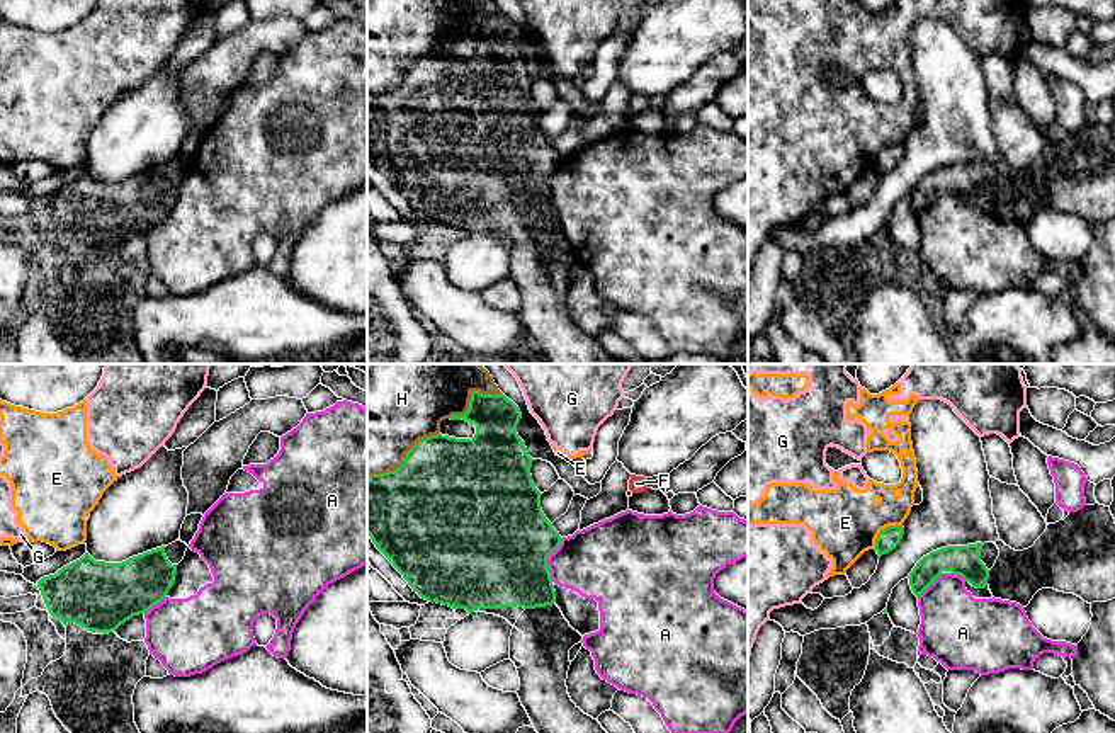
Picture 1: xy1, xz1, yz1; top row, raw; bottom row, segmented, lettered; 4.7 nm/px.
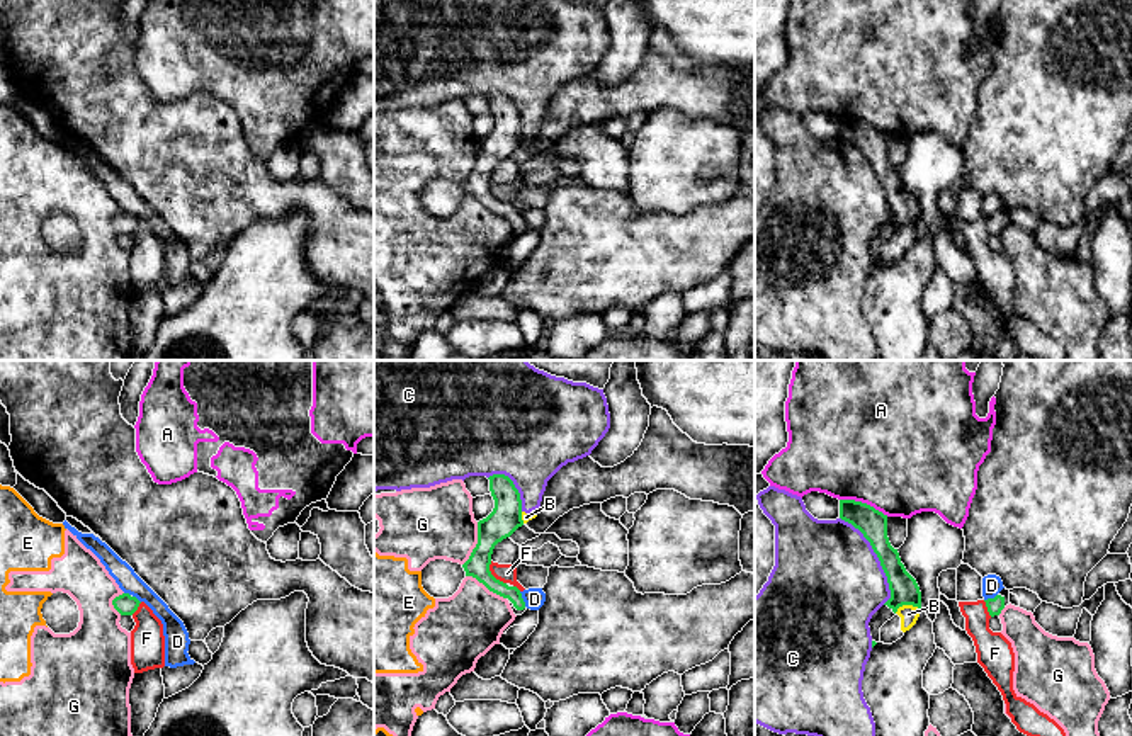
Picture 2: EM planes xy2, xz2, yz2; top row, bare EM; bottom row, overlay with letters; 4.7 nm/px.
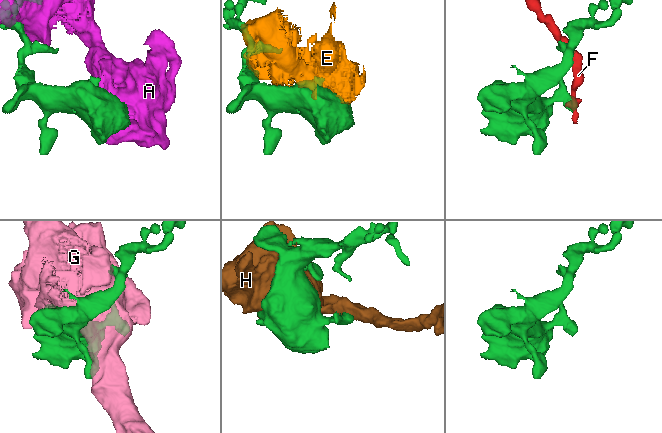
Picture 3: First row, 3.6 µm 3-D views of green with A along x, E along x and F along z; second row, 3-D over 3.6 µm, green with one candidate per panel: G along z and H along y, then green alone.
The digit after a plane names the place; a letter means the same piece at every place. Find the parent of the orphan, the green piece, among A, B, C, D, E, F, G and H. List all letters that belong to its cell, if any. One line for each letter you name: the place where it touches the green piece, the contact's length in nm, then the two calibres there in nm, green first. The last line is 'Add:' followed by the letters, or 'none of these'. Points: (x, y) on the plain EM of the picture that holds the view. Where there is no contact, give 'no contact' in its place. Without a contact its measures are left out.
Add: none of these

